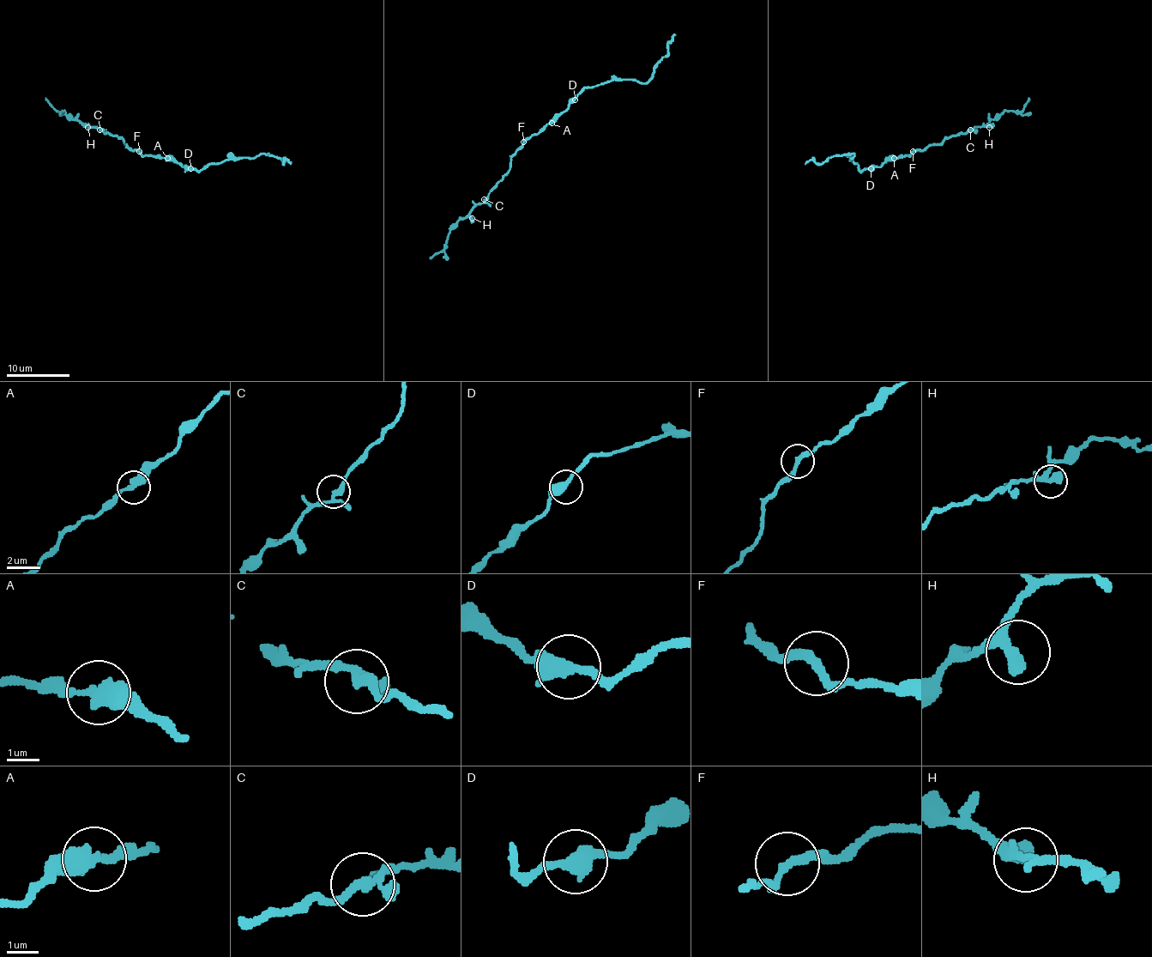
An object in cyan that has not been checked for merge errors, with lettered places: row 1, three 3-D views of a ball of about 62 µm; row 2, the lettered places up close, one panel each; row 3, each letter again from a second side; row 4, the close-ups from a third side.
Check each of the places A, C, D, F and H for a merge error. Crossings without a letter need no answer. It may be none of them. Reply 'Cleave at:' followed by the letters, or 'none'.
Cleave at: none

